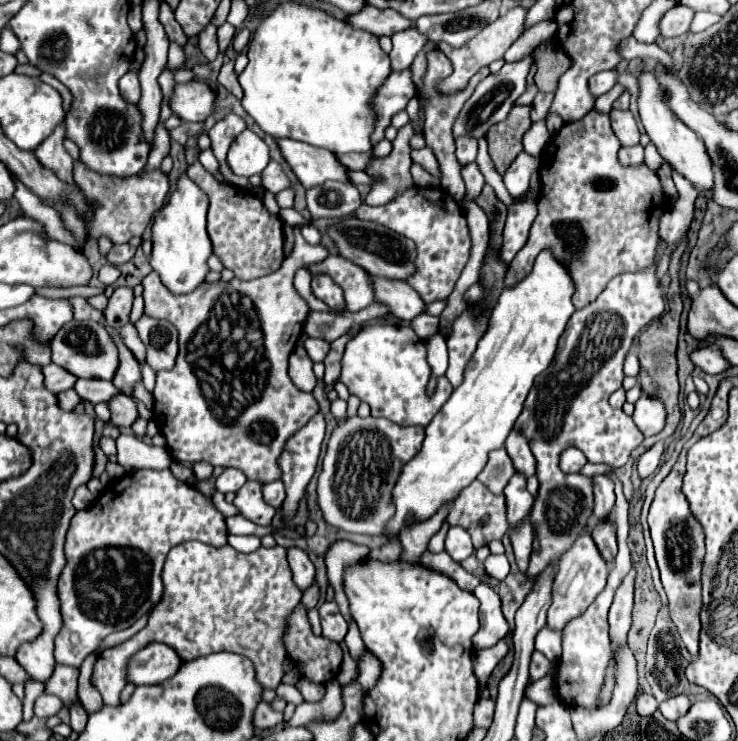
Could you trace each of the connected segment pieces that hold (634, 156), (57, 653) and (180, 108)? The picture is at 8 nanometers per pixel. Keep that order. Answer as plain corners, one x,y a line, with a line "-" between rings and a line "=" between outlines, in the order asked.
640,144
632,148
620,148
618,160
622,162
622,166
638,166
644,162
644,148
=
134,470
120,480
112,480
94,504
96,506
92,508
76,512
70,522
66,536
66,566
58,582
58,594
62,602
62,630
54,642
54,658
60,664
76,668
90,652
98,650
100,642
108,634
118,628
128,628
160,600
160,574
170,548
188,540
200,540
210,546
224,546
228,542
226,520
212,504
212,500
194,486
174,478
170,470
=
200,80
176,84
168,100
172,114
178,116
182,122
204,122
214,112
214,104
214,92

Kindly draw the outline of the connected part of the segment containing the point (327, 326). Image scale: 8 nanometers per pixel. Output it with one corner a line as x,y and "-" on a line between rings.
372,302
370,306
366,306
360,312
338,312
338,314
330,314
330,312
310,312
310,316
306,318
304,324
304,332
310,338
322,338
326,342
334,342
336,338
340,338
342,334
346,334
352,326
362,324
370,318
378,318
388,314
388,308
382,306
380,302

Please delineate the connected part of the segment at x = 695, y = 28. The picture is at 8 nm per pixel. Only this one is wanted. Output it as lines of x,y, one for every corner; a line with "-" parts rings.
698,12
698,14
694,16
694,22
692,22
690,30
692,30
692,32
702,32
702,30
710,28
712,24
720,22
720,18
722,18
720,14
712,14
712,12

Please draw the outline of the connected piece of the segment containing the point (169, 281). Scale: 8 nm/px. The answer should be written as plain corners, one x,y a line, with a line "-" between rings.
186,176
178,178
176,190
168,196
166,204
152,218
152,256
150,266
160,274
162,282
174,294
188,294
204,282
208,274
208,256
212,254
212,242
206,232
208,196

